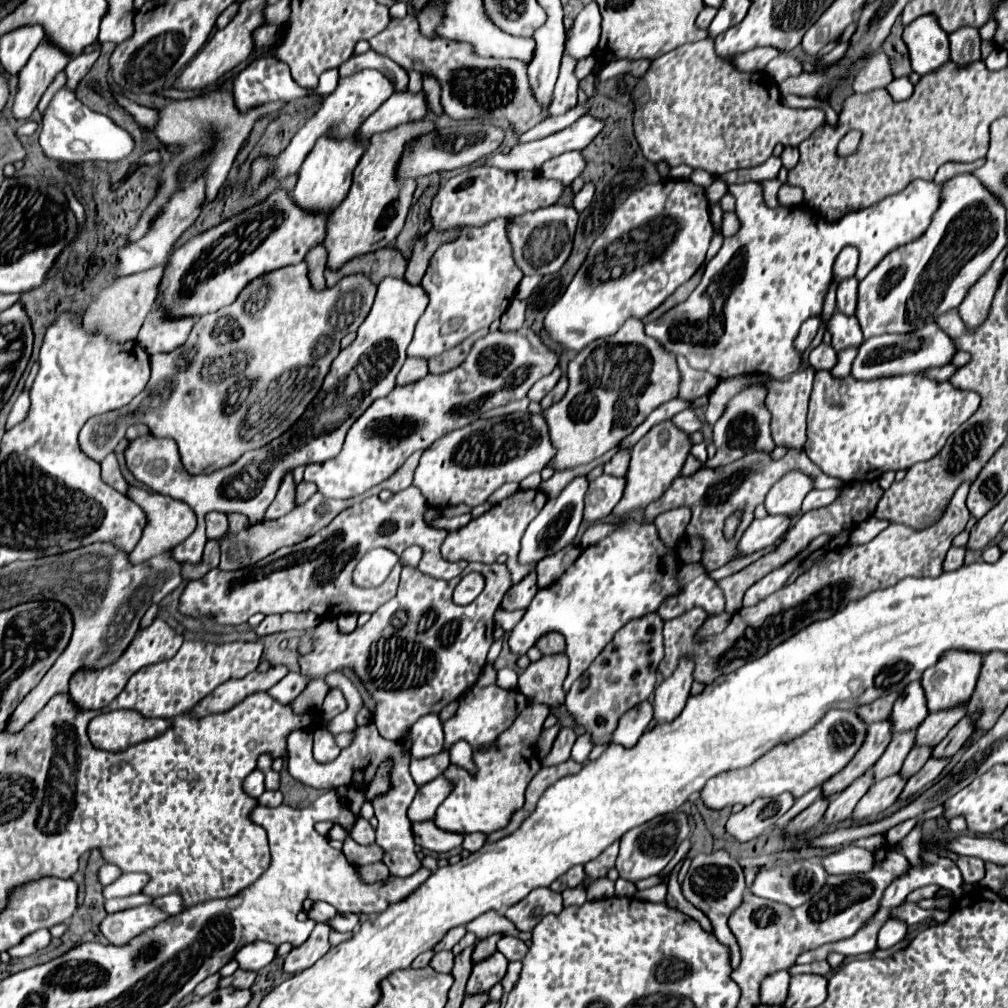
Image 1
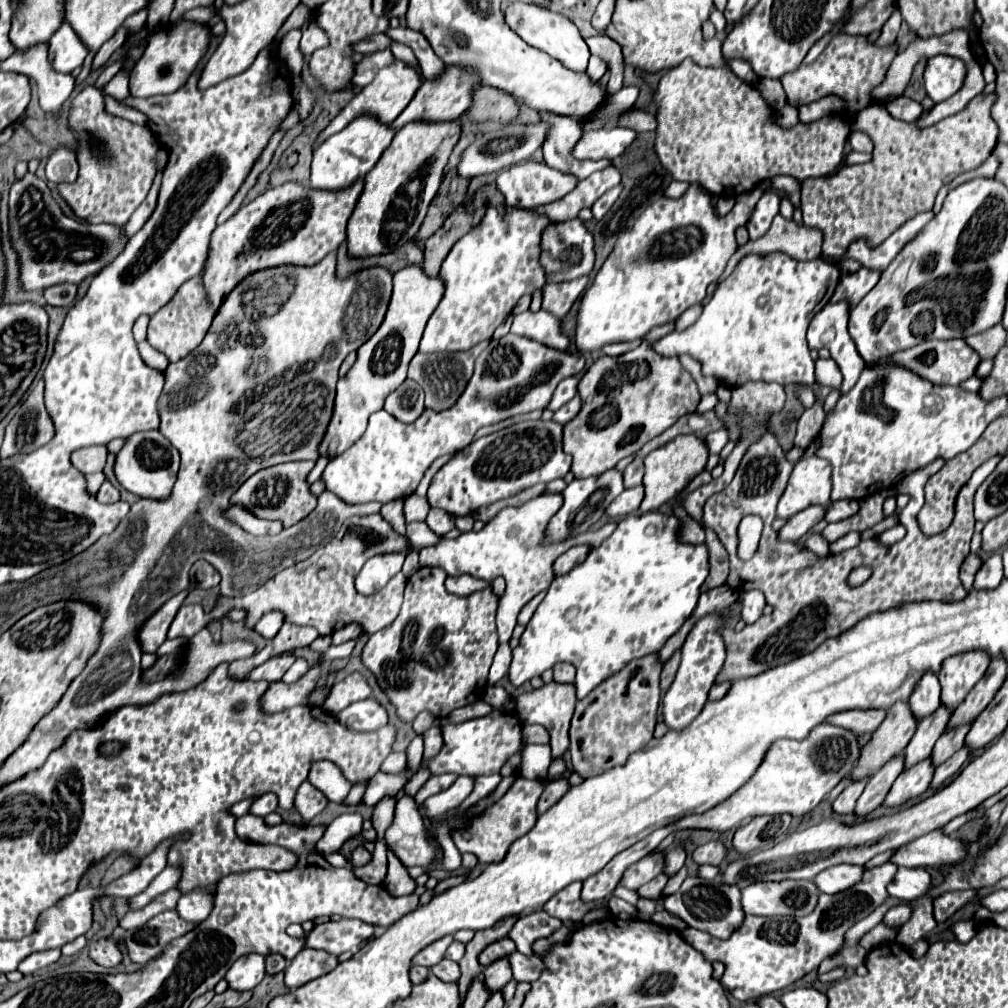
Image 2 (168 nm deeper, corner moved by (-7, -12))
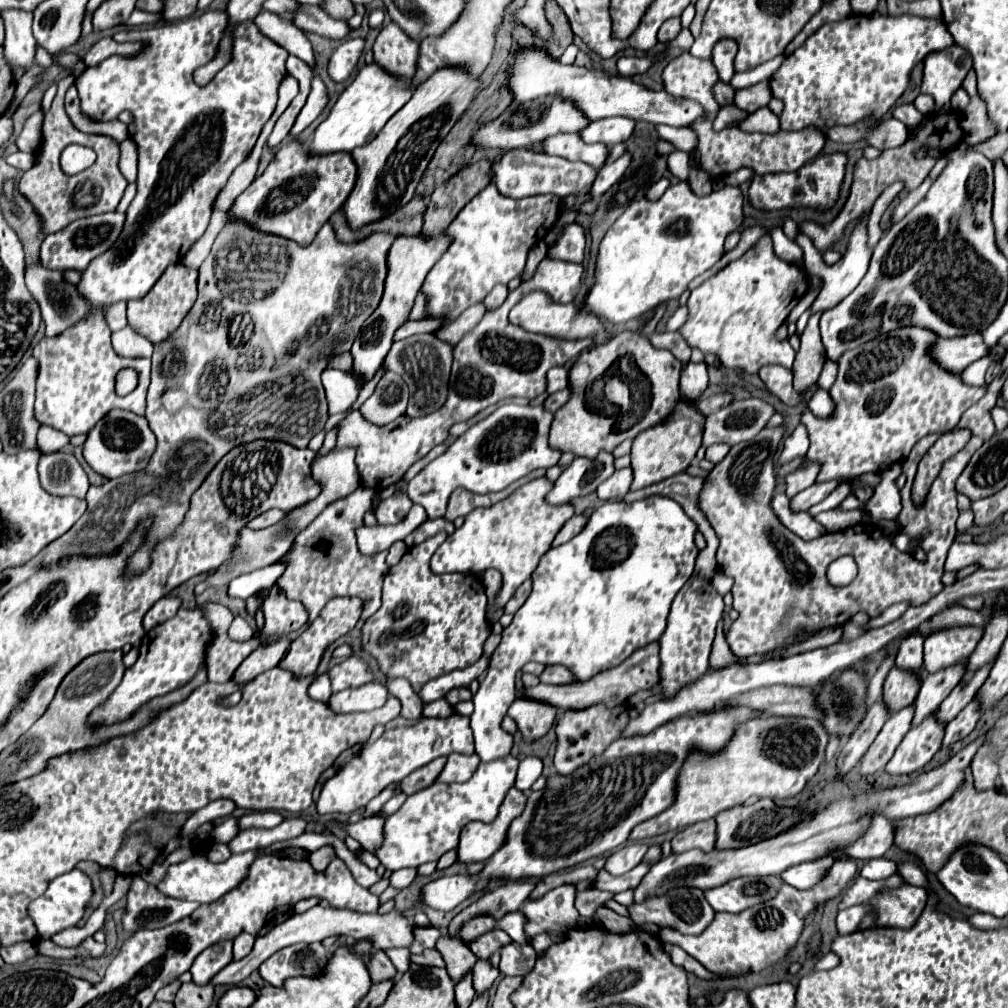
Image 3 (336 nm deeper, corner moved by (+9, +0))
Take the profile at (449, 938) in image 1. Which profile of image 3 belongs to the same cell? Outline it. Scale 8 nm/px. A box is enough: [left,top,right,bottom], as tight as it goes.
[212,905,414,985]

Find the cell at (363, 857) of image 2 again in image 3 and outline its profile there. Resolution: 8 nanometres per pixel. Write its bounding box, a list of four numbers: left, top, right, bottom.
[310,845,336,871]

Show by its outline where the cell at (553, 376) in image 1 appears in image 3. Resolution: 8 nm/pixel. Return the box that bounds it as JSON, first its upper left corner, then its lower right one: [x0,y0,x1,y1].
[546,367,568,393]

